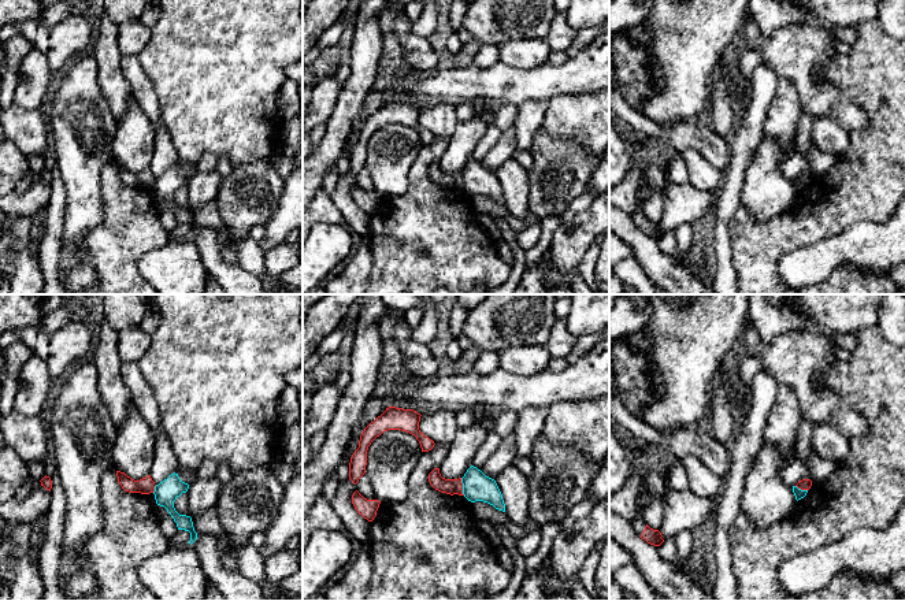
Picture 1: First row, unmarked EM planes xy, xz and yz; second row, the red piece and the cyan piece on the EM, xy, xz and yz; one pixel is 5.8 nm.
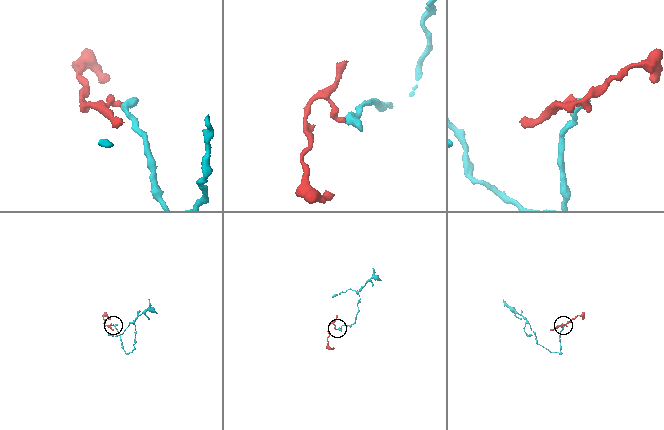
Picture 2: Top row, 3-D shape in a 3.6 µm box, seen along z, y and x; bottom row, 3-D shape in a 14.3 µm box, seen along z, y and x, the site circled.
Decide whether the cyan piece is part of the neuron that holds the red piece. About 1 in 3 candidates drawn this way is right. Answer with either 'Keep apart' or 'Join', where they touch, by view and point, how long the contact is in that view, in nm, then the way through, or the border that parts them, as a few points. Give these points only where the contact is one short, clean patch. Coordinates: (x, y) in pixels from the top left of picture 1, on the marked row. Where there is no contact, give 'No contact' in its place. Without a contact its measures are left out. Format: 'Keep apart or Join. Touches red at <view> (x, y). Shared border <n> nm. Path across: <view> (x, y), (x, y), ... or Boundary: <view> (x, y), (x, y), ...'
Keep apart. Touches red at xz (462, 486). Shared border 110 nm. Boundary: xz (460, 478), (464, 494)

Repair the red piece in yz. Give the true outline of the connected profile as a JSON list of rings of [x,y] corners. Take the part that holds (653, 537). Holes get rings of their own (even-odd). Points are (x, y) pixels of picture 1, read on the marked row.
[[[643,489],[641,491],[641,496],[638,498],[639,505],[638,515],[631,522],[631,526],[635,530],[635,533],[648,544],[660,546],[664,542],[664,539],[661,538],[663,537],[661,533],[659,530],[650,528],[643,520],[643,509],[650,504],[652,497],[653,496],[650,494],[649,489]]]

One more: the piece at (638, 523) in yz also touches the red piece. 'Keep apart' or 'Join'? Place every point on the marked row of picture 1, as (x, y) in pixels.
Join

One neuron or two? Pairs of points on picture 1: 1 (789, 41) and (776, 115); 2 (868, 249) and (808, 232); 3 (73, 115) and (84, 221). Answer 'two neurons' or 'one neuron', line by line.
1: two neurons
2: two neurons
3: one neuron

